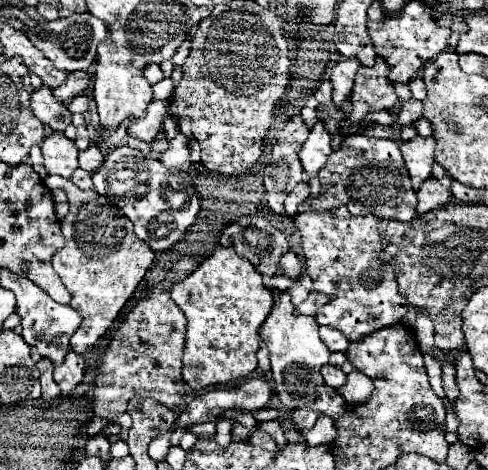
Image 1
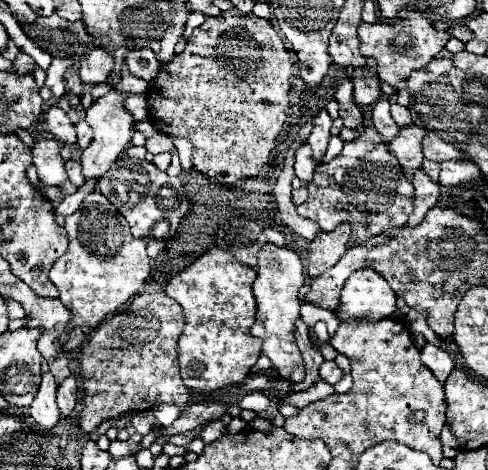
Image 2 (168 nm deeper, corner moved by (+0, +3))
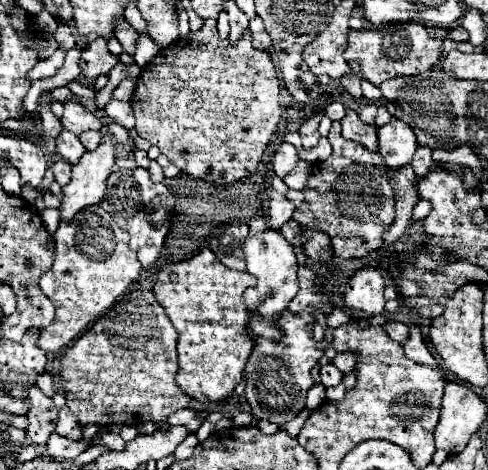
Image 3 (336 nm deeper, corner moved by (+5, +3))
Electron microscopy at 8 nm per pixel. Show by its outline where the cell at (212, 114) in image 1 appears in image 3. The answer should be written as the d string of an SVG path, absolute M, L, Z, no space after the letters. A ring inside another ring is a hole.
M207 19L199 31L191 31L177 45L169 45L169 49L161 49L137 79L131 107L137 117L137 133L153 143L181 173L209 183L225 183L257 171L261 155L281 119L281 83L271 55L253 49L249 43L249 31L237 45L229 45L227 39L219 39L215 23L215 19Z

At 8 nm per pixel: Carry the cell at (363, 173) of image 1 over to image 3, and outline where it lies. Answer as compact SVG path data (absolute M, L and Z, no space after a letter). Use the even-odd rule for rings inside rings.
M333 121L327 139L333 145L333 153L329 159L311 167L309 181L303 189L305 203L293 213L293 219L307 229L327 233L335 257L361 259L383 247L381 235L395 217L393 187L389 187L383 157L341 137L339 121Z

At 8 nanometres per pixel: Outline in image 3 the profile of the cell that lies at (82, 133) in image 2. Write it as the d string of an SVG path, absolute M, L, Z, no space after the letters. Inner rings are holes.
M85 131L85 133L81 133L81 143L89 149L89 151L93 151L93 149L97 149L99 147L99 143L101 143L101 131Z

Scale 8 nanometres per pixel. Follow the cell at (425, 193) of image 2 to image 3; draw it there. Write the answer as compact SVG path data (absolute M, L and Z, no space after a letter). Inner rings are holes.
M409 165L401 169L387 169L389 173L389 183L393 185L393 199L395 199L395 221L389 225L389 229L383 235L383 245L395 243L409 227L413 207L417 203L417 191L413 185L417 183L413 171Z

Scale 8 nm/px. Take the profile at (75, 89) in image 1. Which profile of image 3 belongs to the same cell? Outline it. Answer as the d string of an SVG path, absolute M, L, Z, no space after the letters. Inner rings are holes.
M95 39L85 51L81 51L81 71L83 77L95 81L99 75L107 75L117 63L117 55L109 53L105 39Z

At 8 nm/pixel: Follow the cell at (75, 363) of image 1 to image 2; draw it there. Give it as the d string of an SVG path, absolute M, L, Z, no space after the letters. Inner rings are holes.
M68 375L60 385L58 385L58 407L60 407L60 417L68 417L74 413L78 399L78 379L76 375Z

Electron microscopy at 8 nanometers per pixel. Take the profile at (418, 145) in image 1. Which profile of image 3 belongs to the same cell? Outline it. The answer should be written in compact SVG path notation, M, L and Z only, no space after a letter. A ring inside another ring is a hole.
M393 117L387 125L377 129L377 135L379 135L379 153L383 155L387 167L399 169L401 165L411 163L411 157L417 149L417 141L409 125Z

